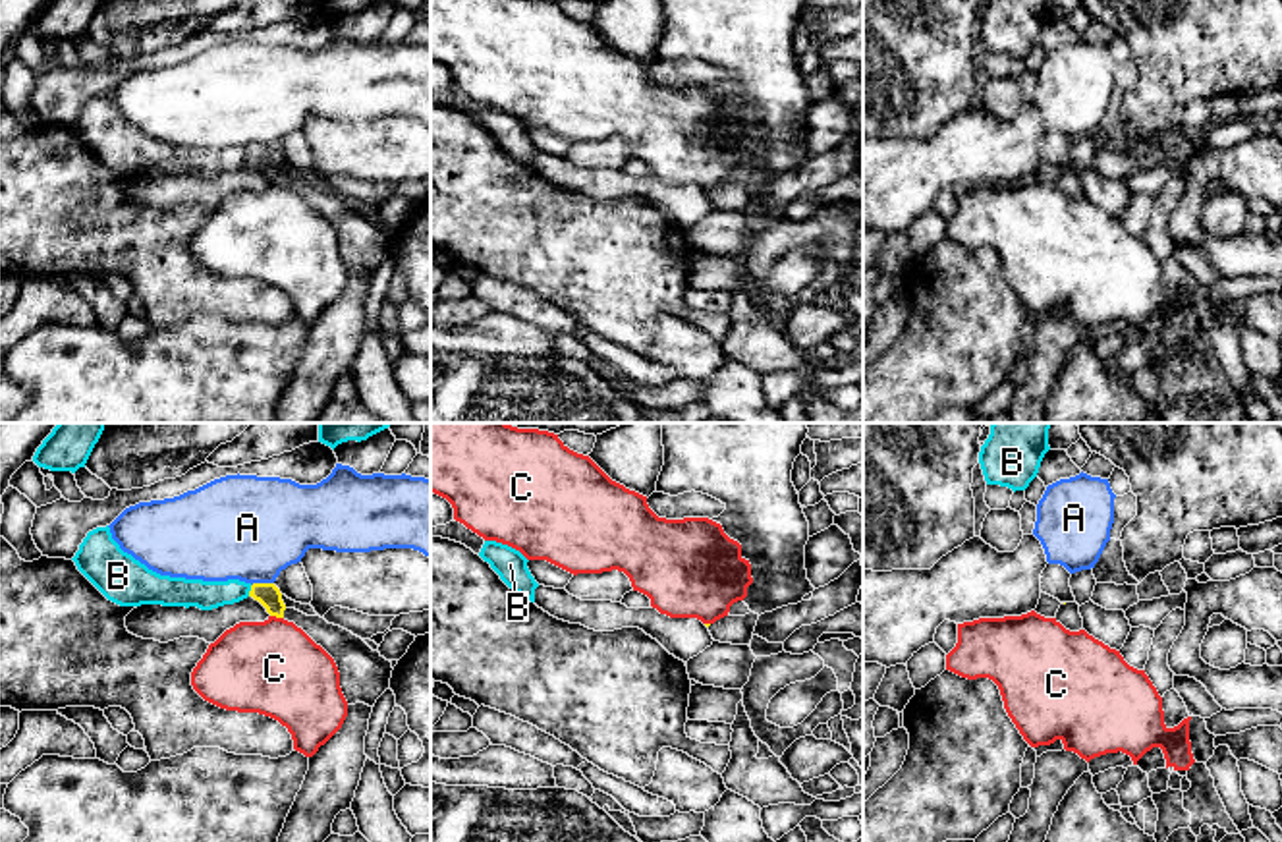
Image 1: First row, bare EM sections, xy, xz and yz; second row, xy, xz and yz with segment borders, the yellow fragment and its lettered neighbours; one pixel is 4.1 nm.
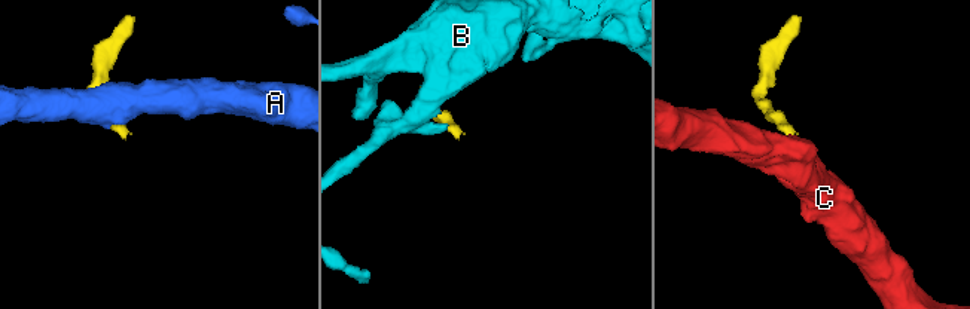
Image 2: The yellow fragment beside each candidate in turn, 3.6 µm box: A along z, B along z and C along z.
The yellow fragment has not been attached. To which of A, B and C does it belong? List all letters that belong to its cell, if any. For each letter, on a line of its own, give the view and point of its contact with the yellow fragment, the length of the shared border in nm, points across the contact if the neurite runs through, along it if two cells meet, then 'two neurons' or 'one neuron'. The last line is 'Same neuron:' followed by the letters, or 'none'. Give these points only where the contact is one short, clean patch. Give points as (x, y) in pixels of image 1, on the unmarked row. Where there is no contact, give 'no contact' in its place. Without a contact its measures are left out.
A: contact xy (261, 151); length 100 nm; border xy (273, 149), (255, 149), (251, 153); two neurons
B: contact xy (250, 159); length 50 nm; border xy (251, 153), (248, 163); two neurons
C: contact xy (277, 184); length 60 nm; border xy (271, 182), (282, 186); two neurons
Same neuron: none

